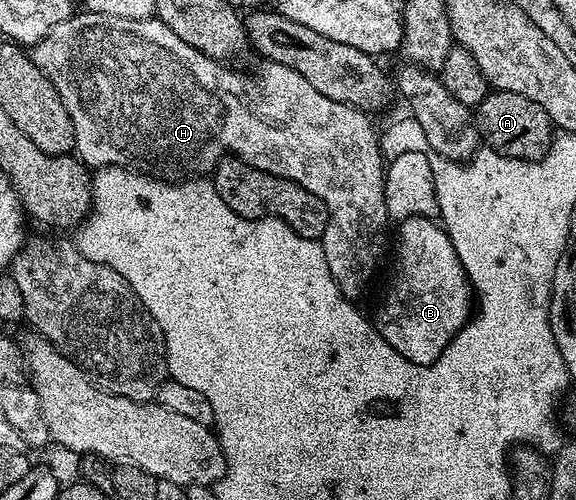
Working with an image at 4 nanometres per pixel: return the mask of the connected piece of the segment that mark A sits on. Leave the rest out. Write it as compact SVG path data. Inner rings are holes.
M490 91L489 95L483 98L483 102L477 105L475 119L480 139L504 156L516 160L541 160L553 145L553 119L545 113L543 106L531 102L531 98L523 94Z

